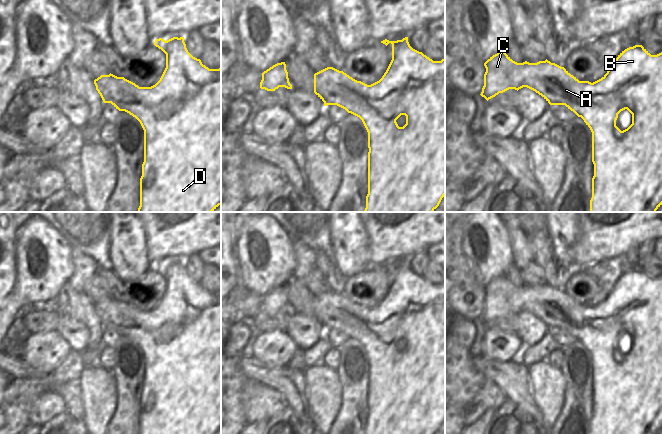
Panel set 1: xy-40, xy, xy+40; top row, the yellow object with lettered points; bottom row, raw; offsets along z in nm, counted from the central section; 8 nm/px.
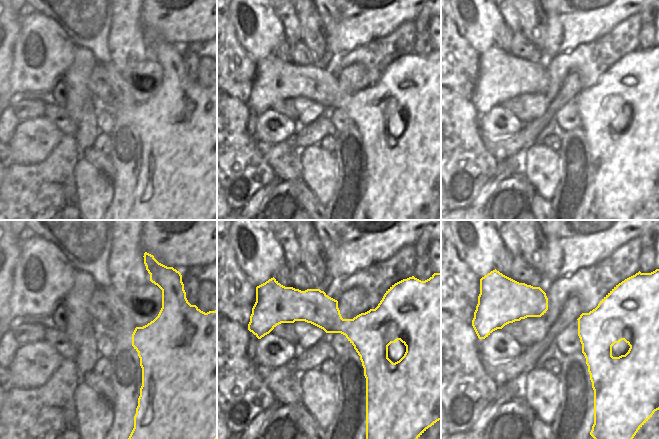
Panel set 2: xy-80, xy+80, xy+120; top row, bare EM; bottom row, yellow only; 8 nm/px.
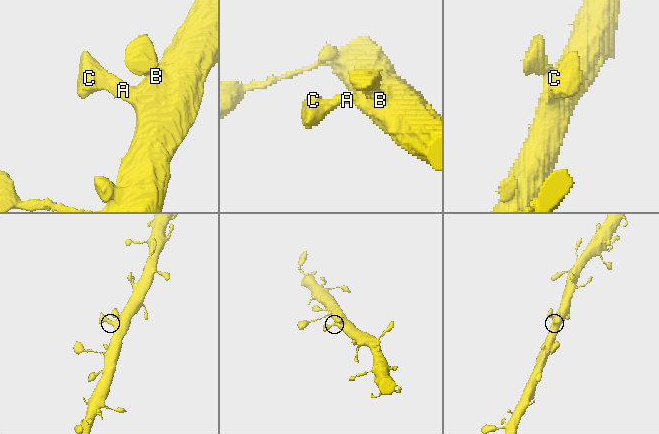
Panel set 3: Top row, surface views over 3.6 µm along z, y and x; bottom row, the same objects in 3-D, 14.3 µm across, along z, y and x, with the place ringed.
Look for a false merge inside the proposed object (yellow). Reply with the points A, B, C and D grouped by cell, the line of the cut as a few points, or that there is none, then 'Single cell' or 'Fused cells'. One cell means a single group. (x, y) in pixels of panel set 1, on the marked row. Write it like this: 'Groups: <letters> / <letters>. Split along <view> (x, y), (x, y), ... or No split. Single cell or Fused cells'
Groups: A B C D. No split. Single cell.

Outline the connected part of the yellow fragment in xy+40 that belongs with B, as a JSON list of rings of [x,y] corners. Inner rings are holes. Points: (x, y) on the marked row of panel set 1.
[[[635,45],[622,51],[616,58],[614,64],[607,73],[599,80],[591,83],[589,81],[579,81],[571,75],[564,67],[551,63],[547,59],[537,63],[517,63],[513,61],[505,51],[497,53],[490,57],[485,63],[486,72],[484,74],[484,86],[481,96],[487,101],[499,93],[509,89],[519,90],[527,87],[541,95],[550,105],[565,105],[573,111],[578,117],[581,117],[592,132],[592,162],[594,164],[594,176],[592,178],[592,198],[590,200],[590,212],[656,212],[662,205],[662,52],[657,55],[651,55],[642,45]],[[627,109],[632,114],[632,124],[621,131],[616,126],[618,114]]]

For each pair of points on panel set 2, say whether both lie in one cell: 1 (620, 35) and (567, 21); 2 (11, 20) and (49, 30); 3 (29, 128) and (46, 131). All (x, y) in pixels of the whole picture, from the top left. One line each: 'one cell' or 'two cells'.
1: two cells
2: two cells
3: one cell

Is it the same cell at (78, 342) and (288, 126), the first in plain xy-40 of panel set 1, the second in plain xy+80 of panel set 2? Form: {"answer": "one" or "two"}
{"answer": "two"}

